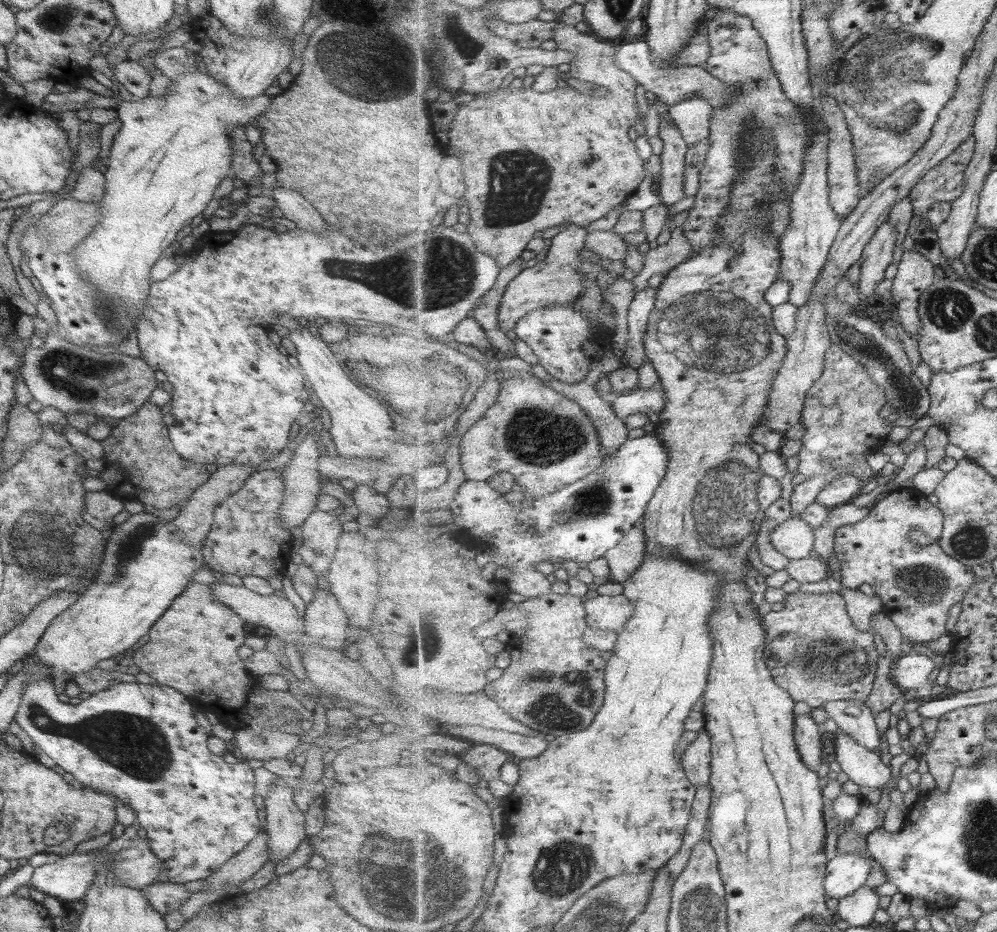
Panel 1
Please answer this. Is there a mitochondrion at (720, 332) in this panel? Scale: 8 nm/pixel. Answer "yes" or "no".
yes

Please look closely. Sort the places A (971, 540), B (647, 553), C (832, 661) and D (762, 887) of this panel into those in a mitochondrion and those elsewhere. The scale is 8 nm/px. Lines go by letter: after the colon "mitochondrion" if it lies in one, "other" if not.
A: mitochondrion
B: other
C: mitochondrion
D: other

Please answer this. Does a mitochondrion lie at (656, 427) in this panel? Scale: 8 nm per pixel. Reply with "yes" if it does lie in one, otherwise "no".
no

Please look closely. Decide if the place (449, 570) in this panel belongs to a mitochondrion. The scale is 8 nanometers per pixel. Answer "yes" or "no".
no

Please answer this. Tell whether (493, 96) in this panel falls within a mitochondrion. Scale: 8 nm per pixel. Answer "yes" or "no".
no

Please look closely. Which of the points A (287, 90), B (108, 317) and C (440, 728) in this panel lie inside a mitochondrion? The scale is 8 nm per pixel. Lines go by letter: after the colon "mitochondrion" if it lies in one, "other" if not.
A: other
B: mitochondrion
C: other

